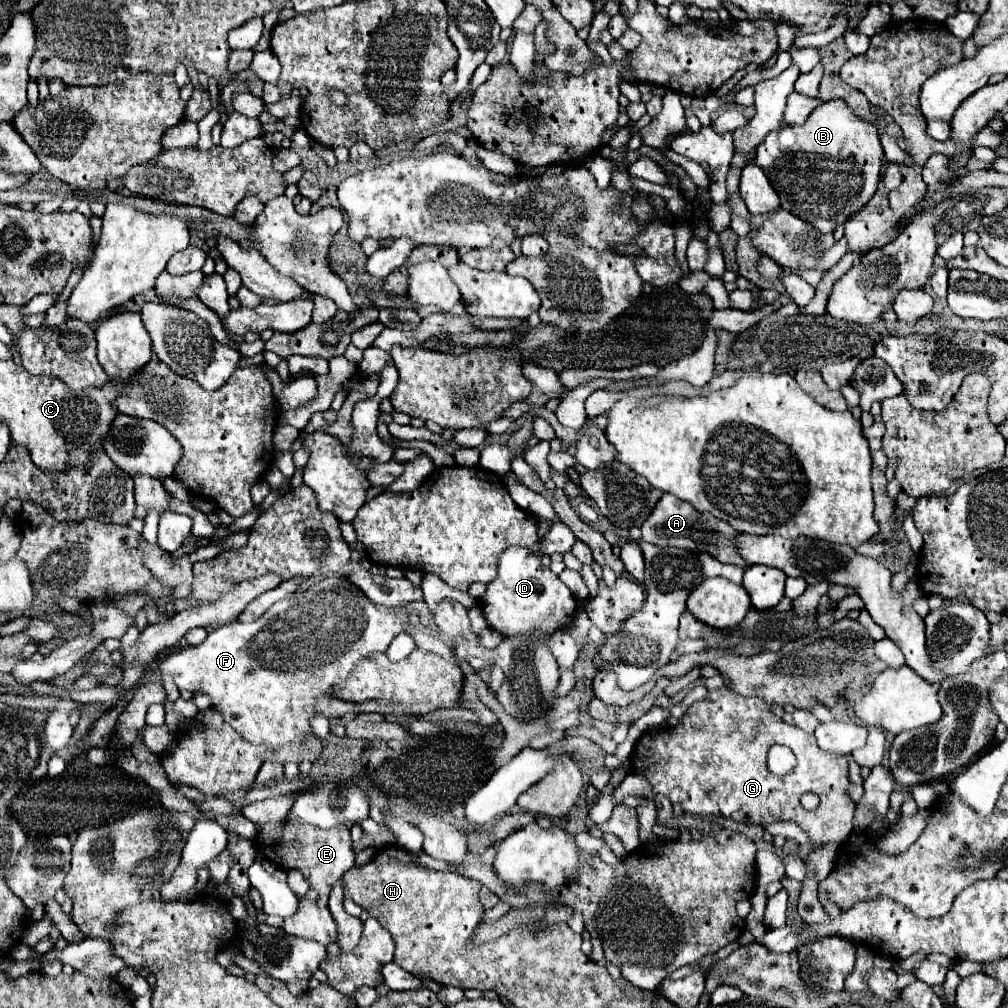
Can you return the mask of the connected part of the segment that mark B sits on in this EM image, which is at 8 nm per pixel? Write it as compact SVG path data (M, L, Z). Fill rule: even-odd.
M839 99L823 103L823 107L815 109L801 127L787 125L773 131L755 151L755 163L767 175L769 183L781 197L783 207L787 207L799 219L809 221L821 233L833 233L837 225L847 223L851 215L859 213L869 203L869 199L875 195L883 161L885 153L877 127L869 121L863 121L855 111L851 111L851 107L847 107L847 103Z

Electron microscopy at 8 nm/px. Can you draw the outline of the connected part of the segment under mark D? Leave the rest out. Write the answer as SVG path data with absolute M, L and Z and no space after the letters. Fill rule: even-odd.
M509 547L499 557L497 577L487 583L487 591L481 597L481 609L491 629L503 637L511 637L533 629L553 633L555 629L569 627L577 609L577 601L561 583L561 579L541 563L539 555L527 547Z

